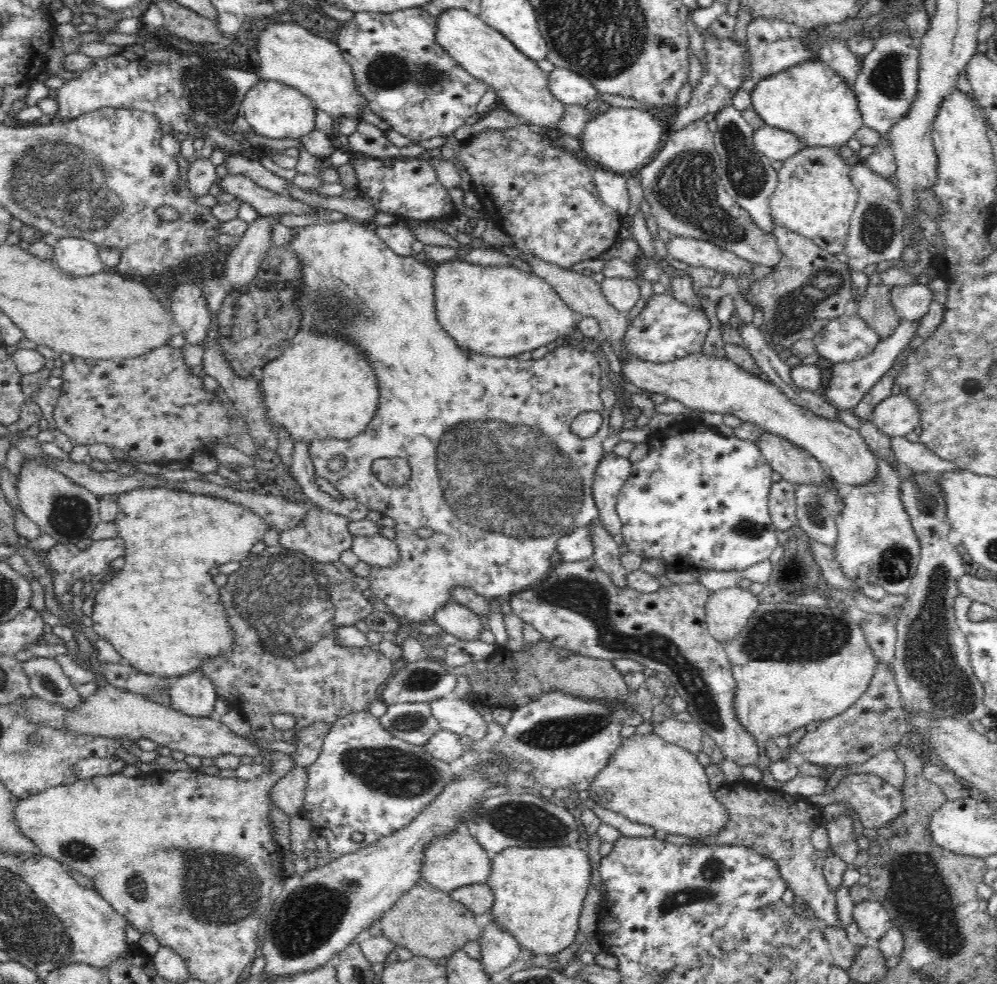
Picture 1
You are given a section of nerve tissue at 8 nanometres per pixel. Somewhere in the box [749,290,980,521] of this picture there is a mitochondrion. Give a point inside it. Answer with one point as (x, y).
(926, 500)

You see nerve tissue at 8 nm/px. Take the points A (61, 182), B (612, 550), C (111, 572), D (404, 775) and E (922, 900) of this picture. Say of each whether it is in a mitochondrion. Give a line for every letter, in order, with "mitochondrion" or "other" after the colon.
A: mitochondrion
B: other
C: other
D: mitochondrion
E: mitochondrion

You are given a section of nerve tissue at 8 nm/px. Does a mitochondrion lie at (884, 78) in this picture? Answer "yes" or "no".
yes

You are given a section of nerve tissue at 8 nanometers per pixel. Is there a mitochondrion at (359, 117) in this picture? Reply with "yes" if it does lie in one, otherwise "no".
no

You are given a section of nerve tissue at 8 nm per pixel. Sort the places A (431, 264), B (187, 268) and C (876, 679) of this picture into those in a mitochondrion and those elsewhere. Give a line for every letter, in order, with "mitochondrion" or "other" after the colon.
A: other
B: other
C: other

